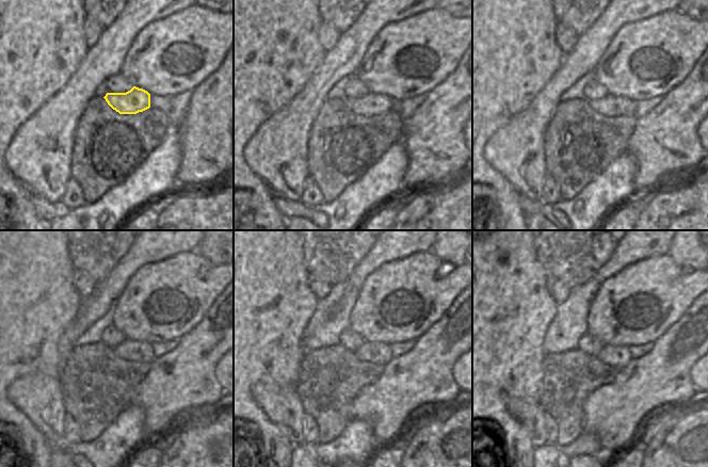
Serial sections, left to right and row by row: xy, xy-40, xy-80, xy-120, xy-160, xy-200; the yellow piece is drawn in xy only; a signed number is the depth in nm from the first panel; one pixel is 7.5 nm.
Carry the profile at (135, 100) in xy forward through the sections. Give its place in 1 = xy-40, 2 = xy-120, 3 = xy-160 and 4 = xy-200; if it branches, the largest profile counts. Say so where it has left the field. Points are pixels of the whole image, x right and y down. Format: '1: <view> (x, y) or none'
1: xy-40 (372, 103)
2: xy-120 (130, 350)
3: xy-160 (381, 353)
4: xy-200 (616, 356)

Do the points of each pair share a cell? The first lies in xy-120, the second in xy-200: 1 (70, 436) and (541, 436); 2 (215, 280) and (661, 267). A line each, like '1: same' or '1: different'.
1: different
2: same

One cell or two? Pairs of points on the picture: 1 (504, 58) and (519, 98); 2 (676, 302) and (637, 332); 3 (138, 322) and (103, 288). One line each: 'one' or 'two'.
1: one
2: one
3: two

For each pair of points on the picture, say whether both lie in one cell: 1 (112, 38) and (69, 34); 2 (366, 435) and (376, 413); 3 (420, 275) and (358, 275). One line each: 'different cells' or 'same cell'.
1: different cells
2: different cells
3: different cells

